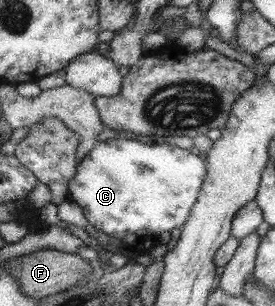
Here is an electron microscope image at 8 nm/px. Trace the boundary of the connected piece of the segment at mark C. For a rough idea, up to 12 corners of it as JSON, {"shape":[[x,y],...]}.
{"shape":[[118,136],[80,160],[67,199],[148,253],[184,225],[206,161]]}

